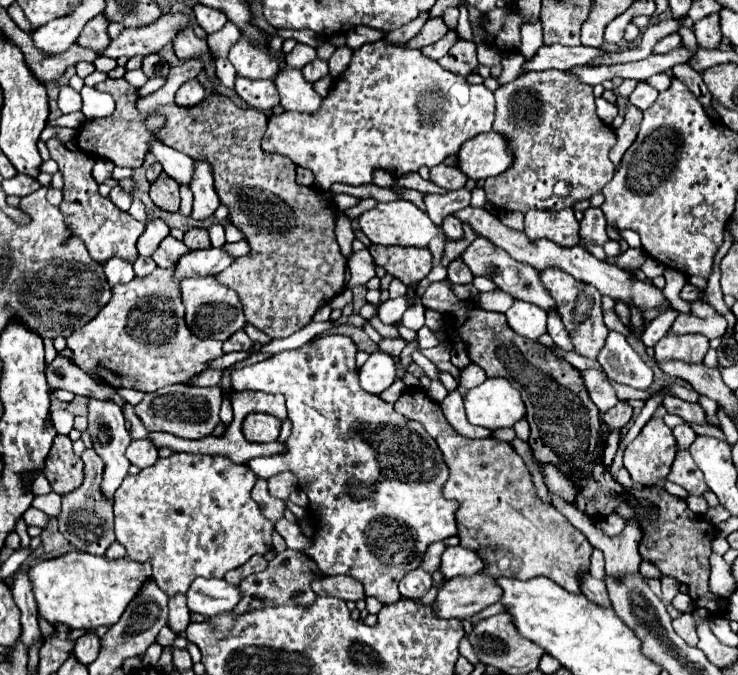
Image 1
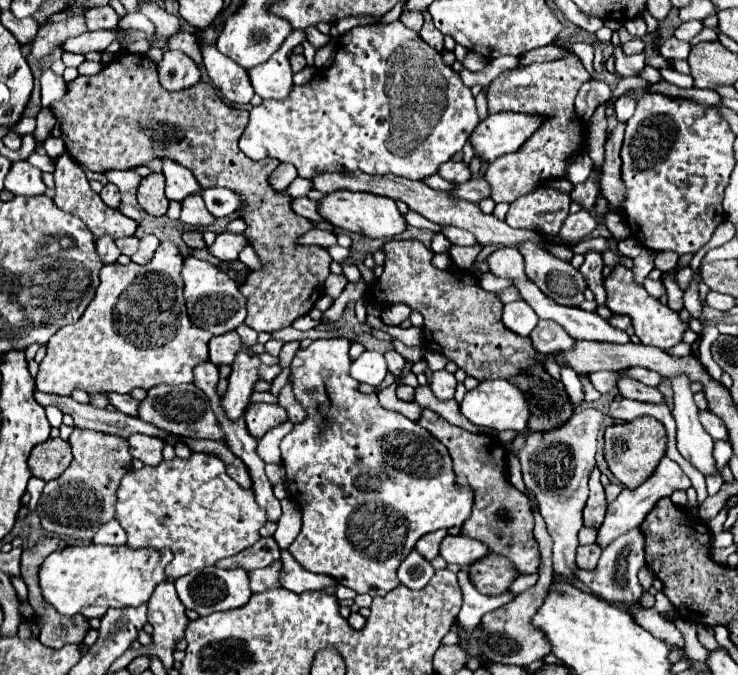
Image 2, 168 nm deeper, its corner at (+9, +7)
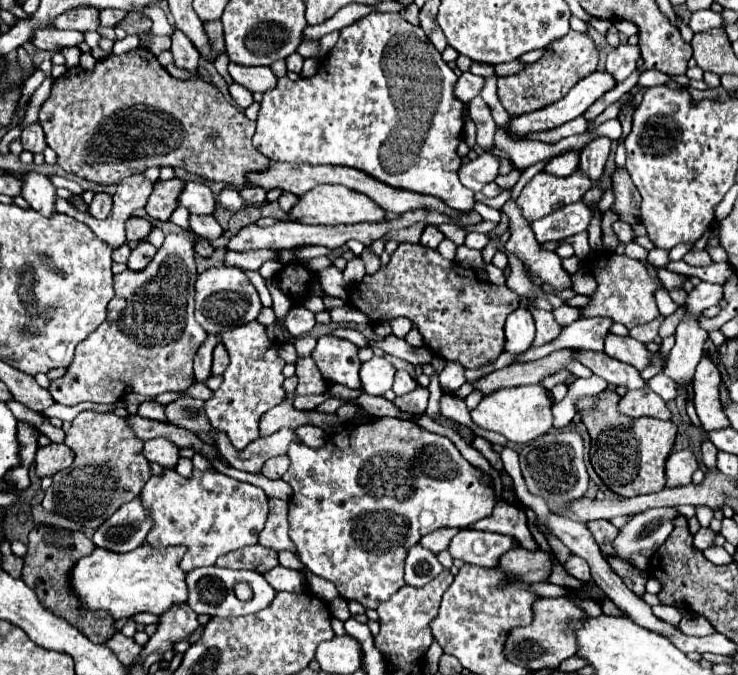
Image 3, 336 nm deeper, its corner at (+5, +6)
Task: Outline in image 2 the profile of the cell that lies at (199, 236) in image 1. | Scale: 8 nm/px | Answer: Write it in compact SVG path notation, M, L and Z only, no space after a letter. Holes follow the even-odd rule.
M185 231L183 233L183 241L187 243L187 247L199 247L203 249L205 247L205 241L203 241L203 233L201 231Z

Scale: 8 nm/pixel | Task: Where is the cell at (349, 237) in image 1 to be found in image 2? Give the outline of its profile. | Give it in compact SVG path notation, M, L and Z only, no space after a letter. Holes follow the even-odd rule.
M299 197L299 199L293 199L293 203L295 203L293 205L295 213L299 213L303 217L309 217L315 223L325 223L325 219L319 213L319 203L317 201L311 201L309 197Z

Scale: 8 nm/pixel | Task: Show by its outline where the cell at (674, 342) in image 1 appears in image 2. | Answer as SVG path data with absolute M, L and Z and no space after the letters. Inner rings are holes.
M617 267L615 271L611 271L611 275L605 279L605 289L607 289L607 307L613 313L623 313L623 315L629 315L633 319L635 335L641 339L641 343L655 345L661 349L671 349L683 341L683 333L689 329L689 323L681 321L677 311L661 305L643 287L635 285L631 269Z

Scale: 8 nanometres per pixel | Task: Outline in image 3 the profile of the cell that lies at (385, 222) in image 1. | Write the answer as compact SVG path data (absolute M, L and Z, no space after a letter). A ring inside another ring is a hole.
M323 184L315 186L307 194L299 196L297 204L287 212L287 220L291 222L305 222L305 224L359 224L359 222L383 222L385 220L385 210L375 204L369 196L349 190L339 184Z

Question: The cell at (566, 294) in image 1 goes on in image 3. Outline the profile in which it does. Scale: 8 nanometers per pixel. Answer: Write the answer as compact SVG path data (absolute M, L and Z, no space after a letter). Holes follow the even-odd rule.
M507 200L501 212L509 218L509 240L507 250L515 254L529 272L543 278L545 284L551 284L557 290L571 288L571 276L561 268L561 258L555 252L547 252L533 238L529 222L523 218L515 200Z

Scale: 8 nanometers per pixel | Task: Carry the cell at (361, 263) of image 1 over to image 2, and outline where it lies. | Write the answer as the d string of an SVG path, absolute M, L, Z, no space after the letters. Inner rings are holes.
M315 228L297 239L299 245L333 246L337 242L337 235L332 231Z

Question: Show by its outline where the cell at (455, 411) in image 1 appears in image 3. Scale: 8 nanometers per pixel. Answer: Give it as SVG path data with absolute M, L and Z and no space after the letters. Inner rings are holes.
M447 362L445 368L439 372L439 382L449 390L461 388L467 382L465 380L465 368L459 362Z

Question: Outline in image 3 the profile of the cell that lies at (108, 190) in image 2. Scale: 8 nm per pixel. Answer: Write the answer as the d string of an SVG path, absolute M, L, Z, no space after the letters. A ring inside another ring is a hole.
M95 194L93 202L89 204L89 214L95 216L97 220L103 220L111 212L111 206L113 206L113 198L109 194Z

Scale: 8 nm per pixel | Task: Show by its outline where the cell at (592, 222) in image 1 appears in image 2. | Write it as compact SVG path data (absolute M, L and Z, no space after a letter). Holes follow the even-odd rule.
M587 179L585 183L581 183L581 185L575 185L575 187L573 187L573 191L571 191L571 199L573 199L575 203L579 203L579 205L583 207L583 211L589 211L589 209L595 205L597 191L599 191L597 181Z

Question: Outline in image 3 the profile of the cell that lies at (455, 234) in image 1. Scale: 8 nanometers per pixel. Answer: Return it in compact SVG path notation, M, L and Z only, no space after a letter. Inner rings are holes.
M469 232L465 238L465 246L467 248L475 248L475 250L483 250L489 244L487 234L479 234L479 232Z

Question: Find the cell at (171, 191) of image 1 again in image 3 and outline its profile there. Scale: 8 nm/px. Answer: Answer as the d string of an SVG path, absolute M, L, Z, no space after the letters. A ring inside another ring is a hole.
M173 178L173 180L159 180L155 182L153 194L149 196L149 202L145 206L149 218L155 220L169 220L169 216L173 214L173 210L179 206L179 190L183 190L183 180Z

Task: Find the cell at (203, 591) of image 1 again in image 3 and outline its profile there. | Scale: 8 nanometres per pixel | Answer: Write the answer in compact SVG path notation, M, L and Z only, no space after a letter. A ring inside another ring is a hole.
M207 566L207 568L195 568L187 574L187 586L189 586L189 606L197 614L209 614L209 616L245 616L255 614L263 610L267 604L273 602L275 590L269 586L269 582L263 578L263 574L257 574L253 570L227 570L219 566ZM237 580L245 580L251 584L255 596L249 602L241 602L233 594L233 584Z

